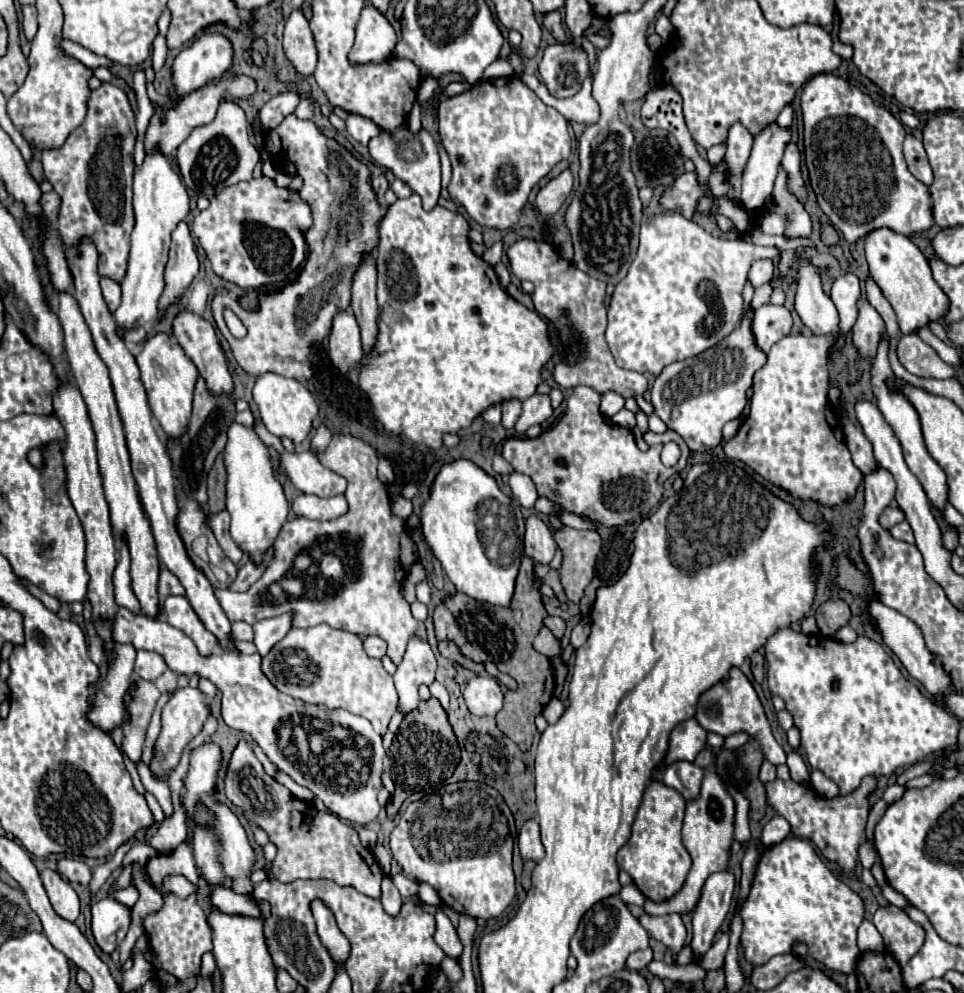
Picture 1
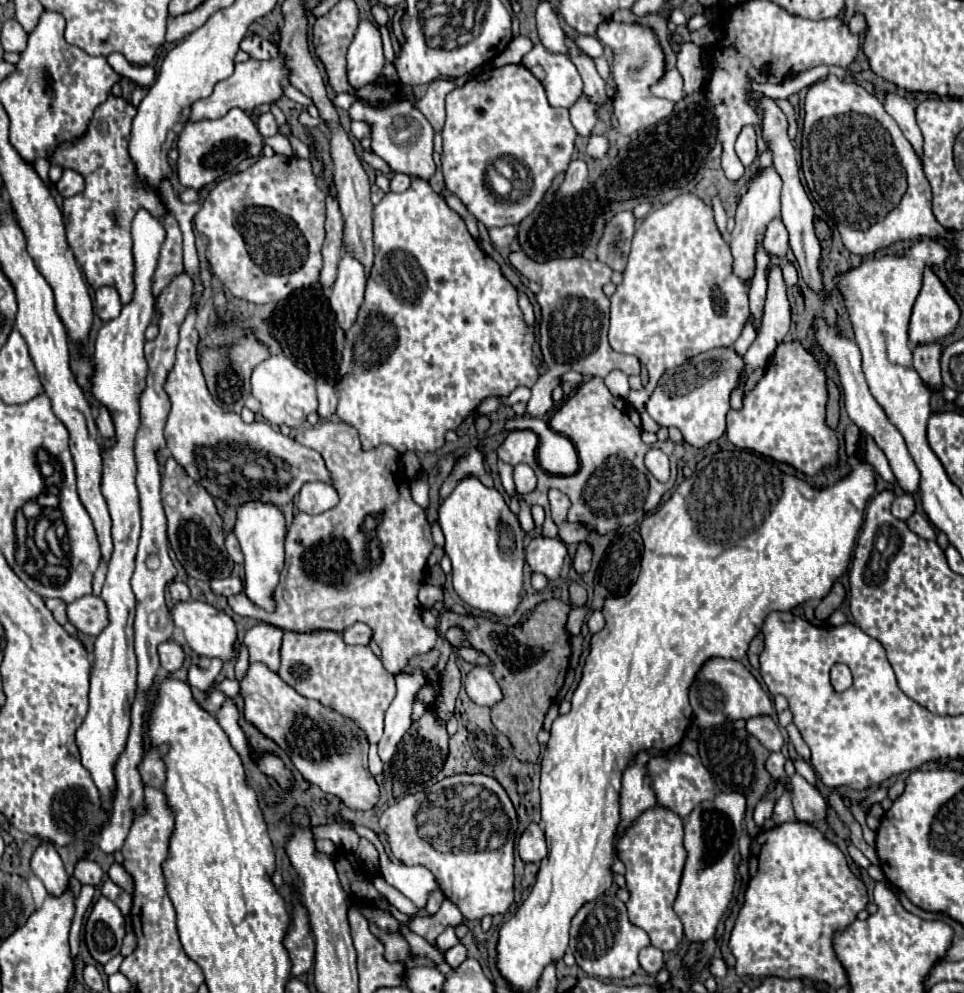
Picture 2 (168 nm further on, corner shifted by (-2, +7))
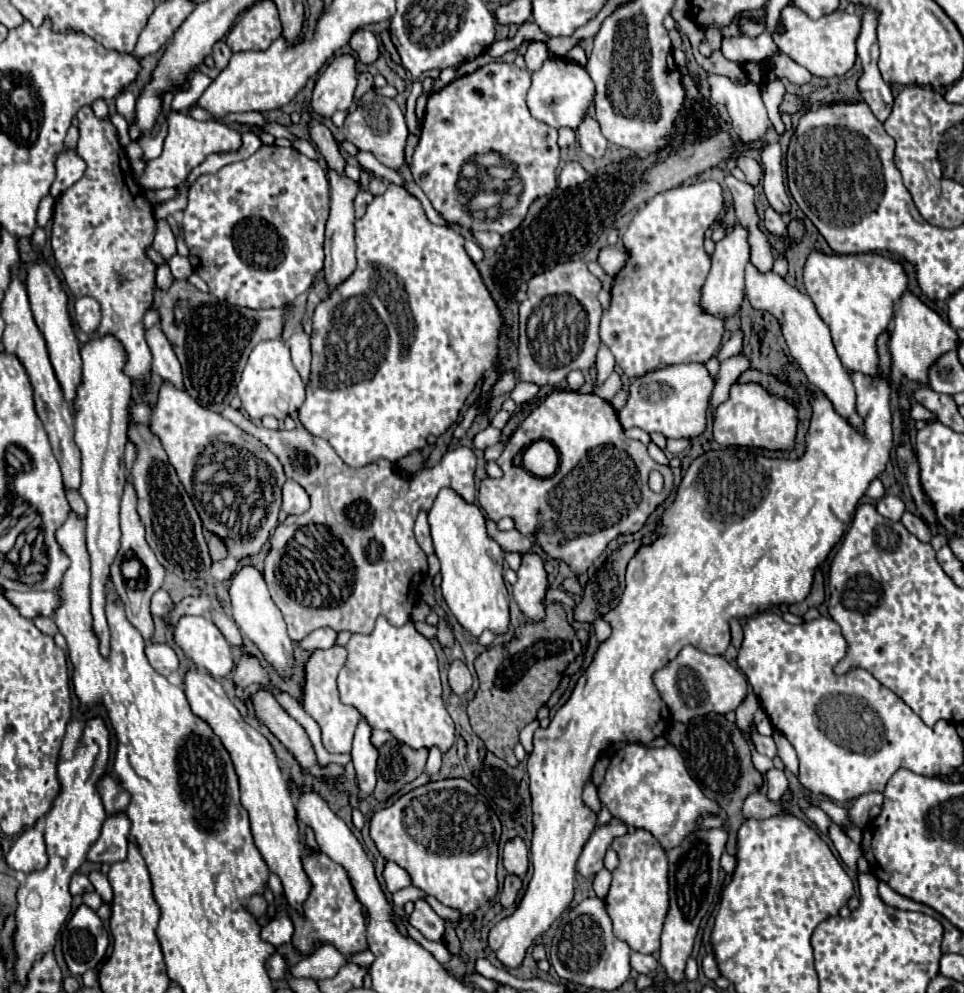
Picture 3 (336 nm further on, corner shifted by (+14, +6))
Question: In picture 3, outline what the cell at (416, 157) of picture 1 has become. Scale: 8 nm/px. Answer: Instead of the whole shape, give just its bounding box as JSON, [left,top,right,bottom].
[344,90,408,170]

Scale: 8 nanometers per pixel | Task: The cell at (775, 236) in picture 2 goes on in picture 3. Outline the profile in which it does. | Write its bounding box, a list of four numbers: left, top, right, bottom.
[764,208,786,236]

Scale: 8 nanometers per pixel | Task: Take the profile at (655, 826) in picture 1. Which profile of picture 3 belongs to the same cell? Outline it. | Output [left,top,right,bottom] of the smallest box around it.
[606,828,668,954]

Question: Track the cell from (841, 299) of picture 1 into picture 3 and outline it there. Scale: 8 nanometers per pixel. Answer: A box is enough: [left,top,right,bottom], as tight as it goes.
[714,382,798,450]

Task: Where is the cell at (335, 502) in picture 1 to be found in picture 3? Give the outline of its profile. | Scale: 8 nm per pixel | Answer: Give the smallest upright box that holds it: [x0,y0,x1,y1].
[282,480,310,514]

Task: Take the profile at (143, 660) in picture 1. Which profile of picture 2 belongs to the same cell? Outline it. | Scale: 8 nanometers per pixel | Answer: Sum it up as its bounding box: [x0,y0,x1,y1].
[158,641,186,673]

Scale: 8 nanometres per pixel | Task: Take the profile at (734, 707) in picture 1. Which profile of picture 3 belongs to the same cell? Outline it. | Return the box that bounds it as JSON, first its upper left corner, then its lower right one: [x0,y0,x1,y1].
[654,646,748,724]

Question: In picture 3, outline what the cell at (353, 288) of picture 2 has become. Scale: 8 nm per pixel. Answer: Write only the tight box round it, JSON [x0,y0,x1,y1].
[324,170,358,292]

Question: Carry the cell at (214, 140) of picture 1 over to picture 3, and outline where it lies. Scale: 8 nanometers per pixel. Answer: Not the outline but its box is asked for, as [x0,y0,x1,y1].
[138,92,242,190]

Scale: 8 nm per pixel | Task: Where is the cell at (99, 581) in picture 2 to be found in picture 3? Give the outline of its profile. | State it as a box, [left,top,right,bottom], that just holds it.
[66,490,86,520]

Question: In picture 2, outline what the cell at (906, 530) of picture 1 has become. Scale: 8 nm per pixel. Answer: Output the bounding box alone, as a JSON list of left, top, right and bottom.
[906,513,936,539]

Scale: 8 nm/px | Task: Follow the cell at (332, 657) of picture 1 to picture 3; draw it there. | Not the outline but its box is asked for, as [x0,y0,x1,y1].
[300,644,362,754]

